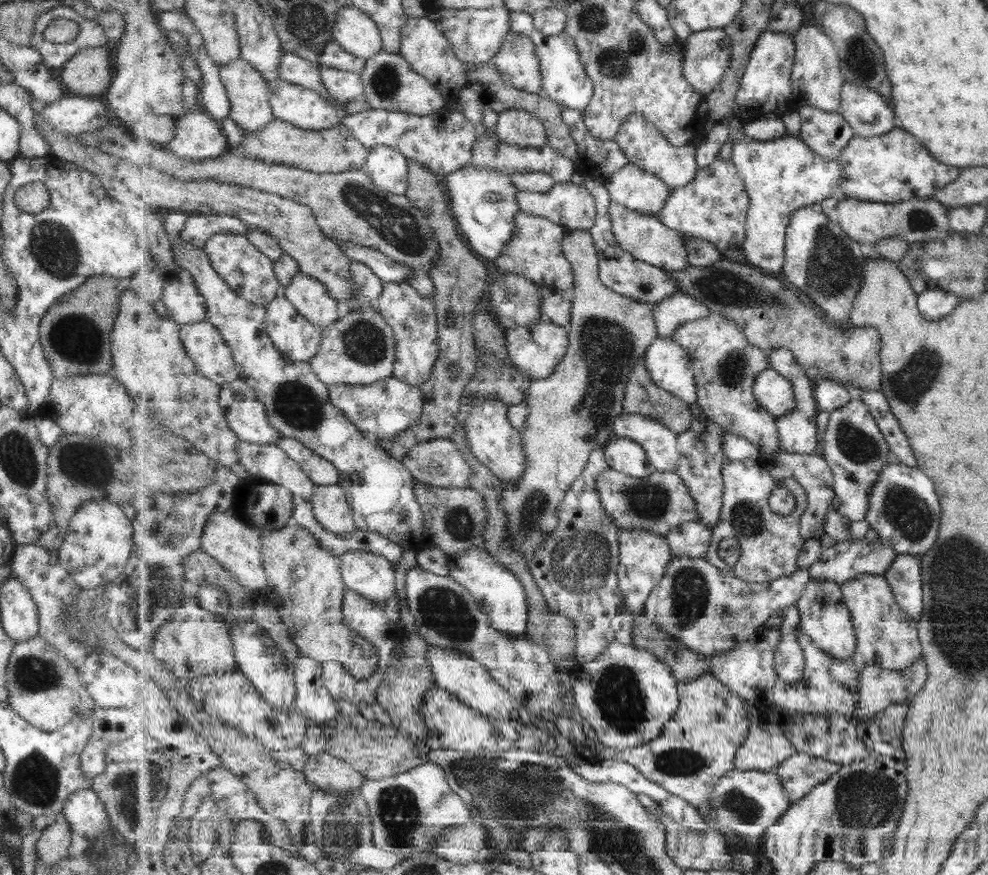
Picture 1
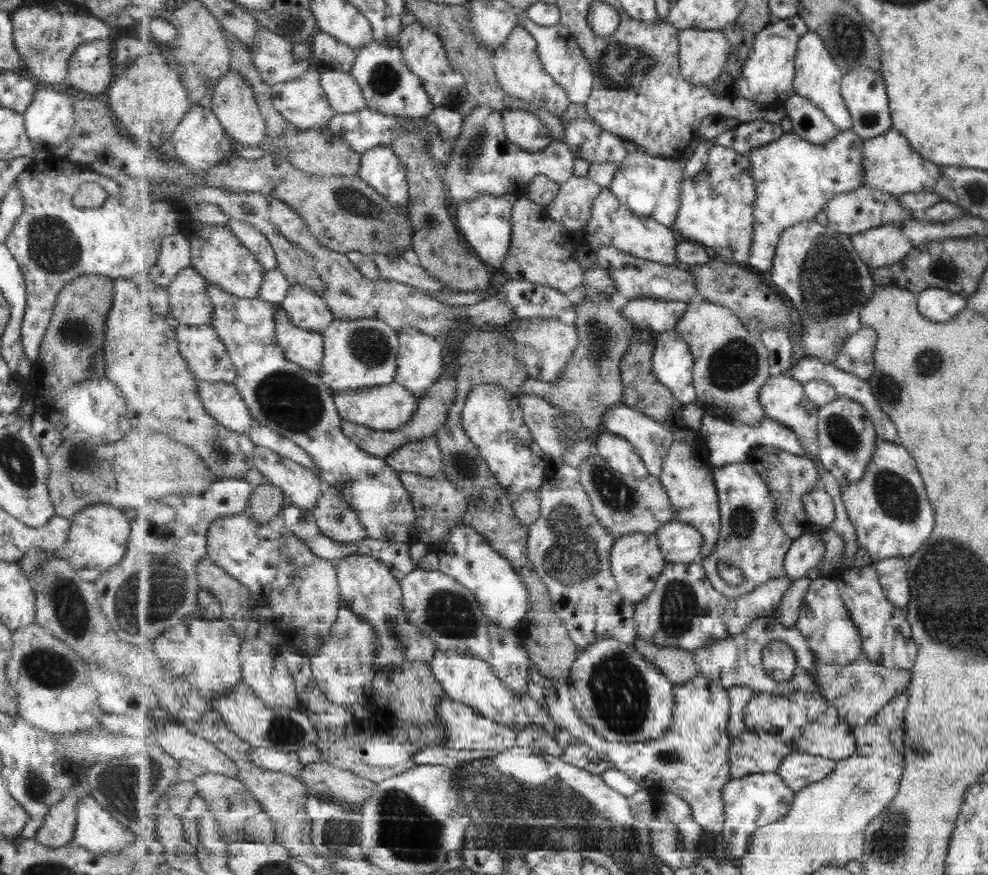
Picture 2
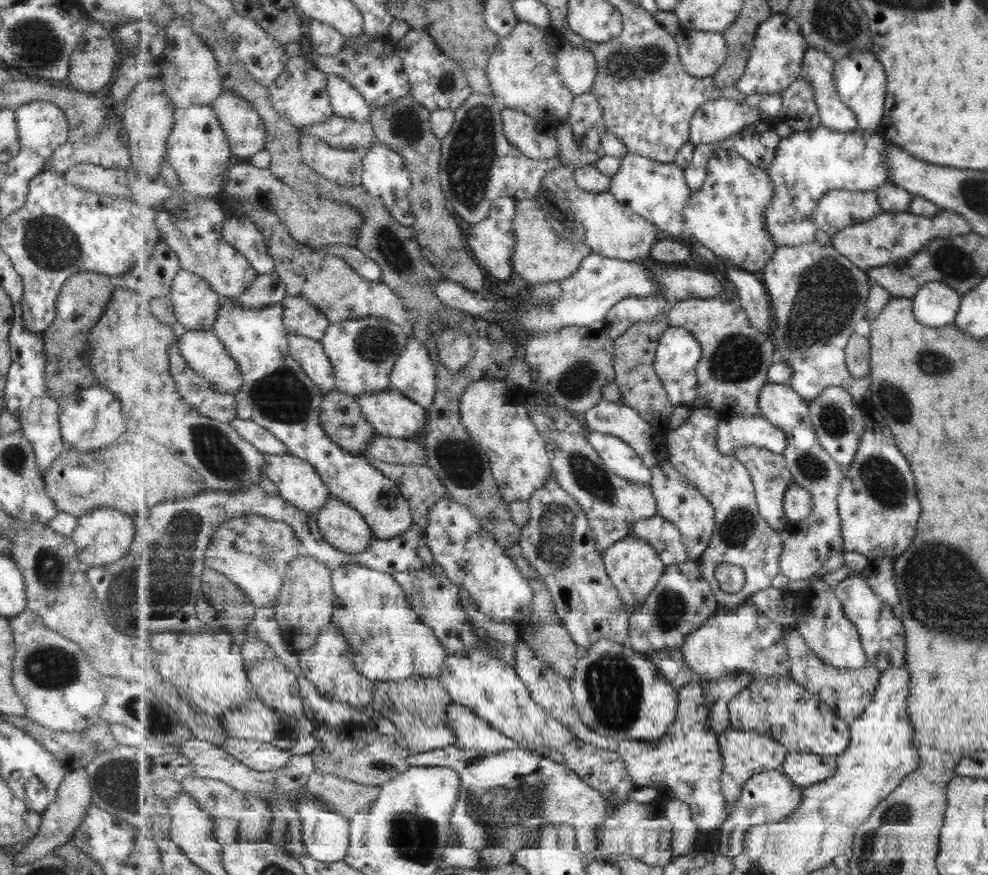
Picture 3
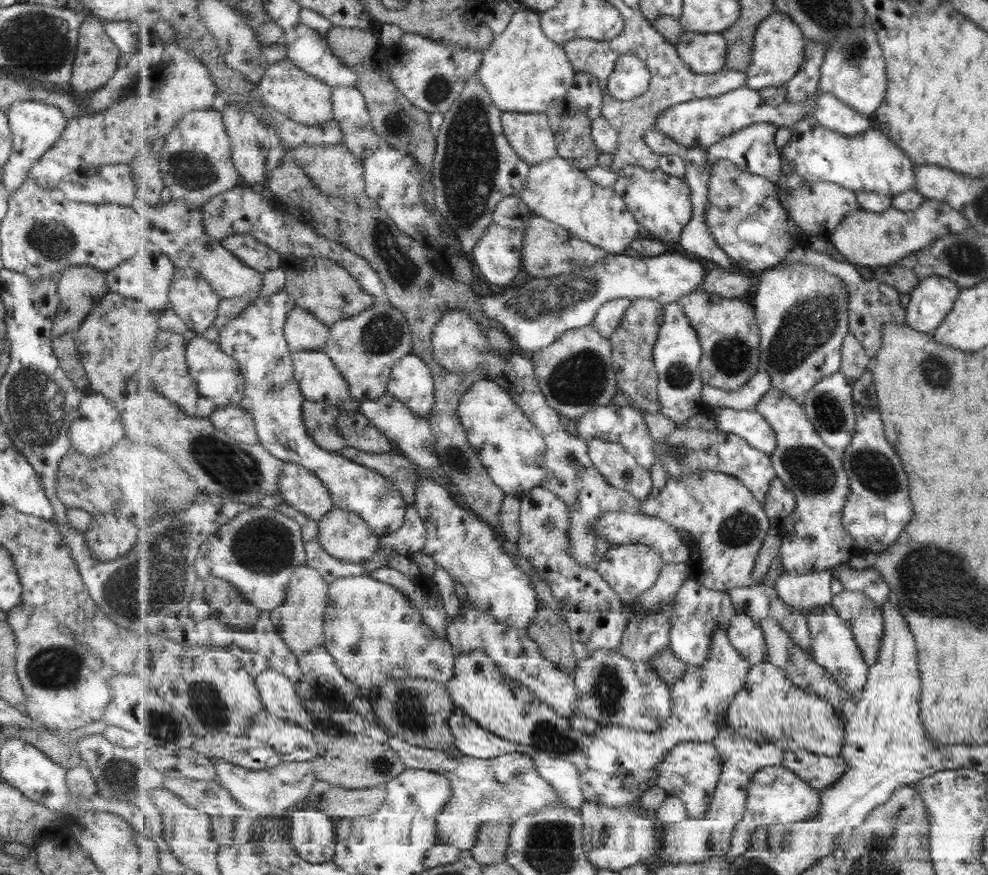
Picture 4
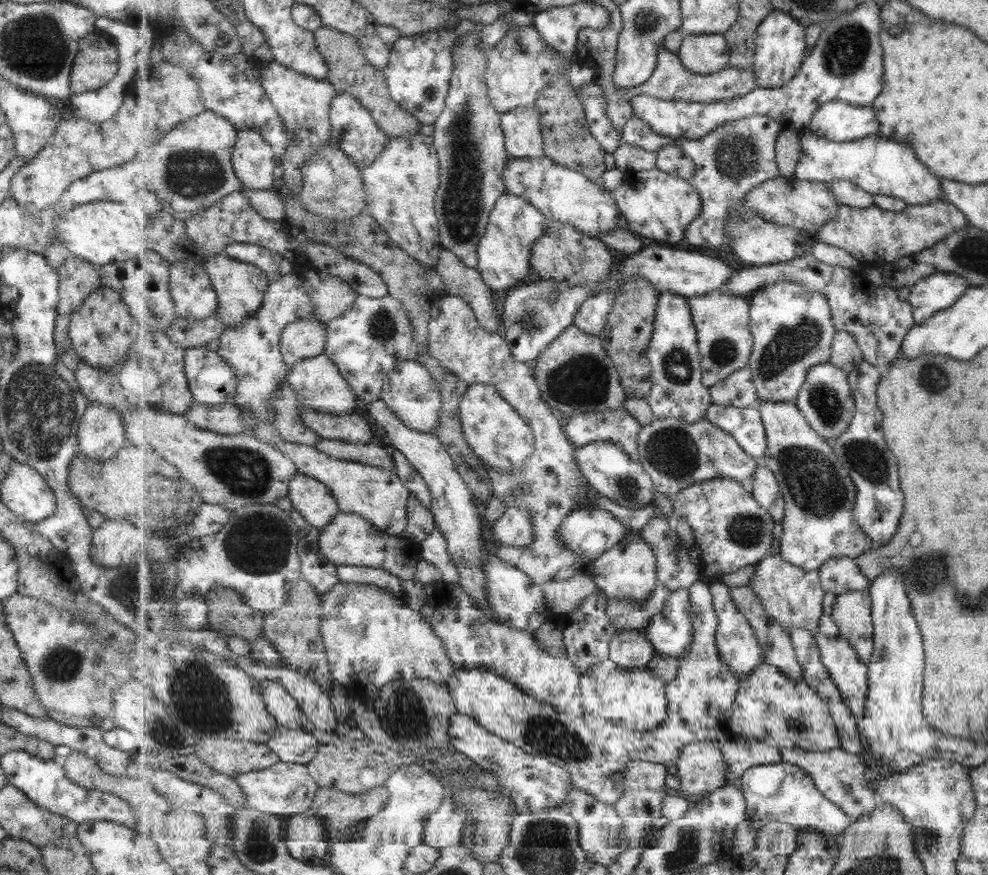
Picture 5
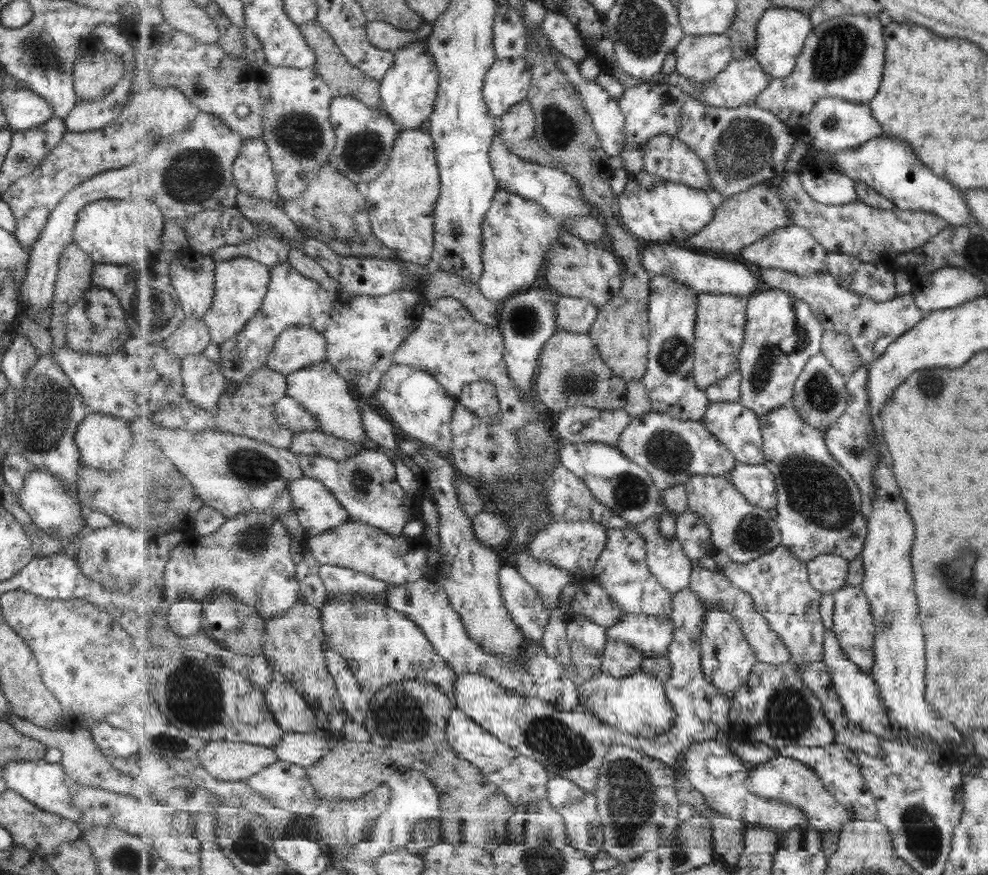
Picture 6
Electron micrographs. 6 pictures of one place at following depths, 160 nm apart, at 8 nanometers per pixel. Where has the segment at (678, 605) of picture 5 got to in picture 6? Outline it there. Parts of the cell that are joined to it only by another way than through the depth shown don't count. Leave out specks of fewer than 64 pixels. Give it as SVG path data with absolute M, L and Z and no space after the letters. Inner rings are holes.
M625 613L620 623L607 628L608 642L621 641L639 648L646 657L665 656L675 640L676 625L666 614L647 615L643 613Z

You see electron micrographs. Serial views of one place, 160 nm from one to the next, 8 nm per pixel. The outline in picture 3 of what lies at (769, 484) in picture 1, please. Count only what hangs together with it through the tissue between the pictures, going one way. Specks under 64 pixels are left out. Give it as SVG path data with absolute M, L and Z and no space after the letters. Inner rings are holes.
M700 407L692 409L684 423L667 434L667 452L676 469L694 484L699 492L716 508L716 531L713 544L699 560L701 572L712 585L718 602L728 609L737 608L756 592L771 587L771 580L780 573L780 556L784 552L788 534L774 529L761 516L752 473L730 454L724 455L718 448L719 411ZM722 563L736 564L745 571L747 580L741 592L725 592L716 577L716 568Z

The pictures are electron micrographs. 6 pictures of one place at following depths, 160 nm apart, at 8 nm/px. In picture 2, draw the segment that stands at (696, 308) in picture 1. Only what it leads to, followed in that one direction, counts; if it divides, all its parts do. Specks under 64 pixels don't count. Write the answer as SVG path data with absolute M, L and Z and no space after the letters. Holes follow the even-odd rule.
M645 298L626 303L623 313L637 325L637 329L649 328L661 334L676 330L679 319L689 310L689 304L691 303Z

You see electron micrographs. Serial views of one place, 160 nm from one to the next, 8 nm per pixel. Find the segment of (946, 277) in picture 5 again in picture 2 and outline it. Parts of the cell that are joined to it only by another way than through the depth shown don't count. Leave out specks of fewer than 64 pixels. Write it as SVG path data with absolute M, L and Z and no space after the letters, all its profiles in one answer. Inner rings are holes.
M928 288L917 296L921 314L937 323L947 323L967 307L967 298L940 288Z

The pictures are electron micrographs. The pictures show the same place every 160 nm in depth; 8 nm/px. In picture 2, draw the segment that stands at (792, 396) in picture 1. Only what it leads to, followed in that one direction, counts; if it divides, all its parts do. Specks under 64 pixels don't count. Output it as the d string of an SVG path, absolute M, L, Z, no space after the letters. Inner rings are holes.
M789 374L771 375L769 380L760 389L760 402L768 421L780 426L789 426L801 438L804 444L804 454L808 458L815 460L815 456L820 454L819 420L820 407L816 406L804 392L804 384L795 380Z

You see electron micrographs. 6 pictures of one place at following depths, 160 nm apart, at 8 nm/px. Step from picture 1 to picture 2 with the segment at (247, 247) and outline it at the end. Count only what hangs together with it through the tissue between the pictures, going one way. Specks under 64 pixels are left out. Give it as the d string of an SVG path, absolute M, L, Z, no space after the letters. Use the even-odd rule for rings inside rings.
M185 212L180 228L192 241L192 268L195 268L209 283L221 286L225 292L244 298L259 298L265 282L265 266L247 248L227 225L204 225Z

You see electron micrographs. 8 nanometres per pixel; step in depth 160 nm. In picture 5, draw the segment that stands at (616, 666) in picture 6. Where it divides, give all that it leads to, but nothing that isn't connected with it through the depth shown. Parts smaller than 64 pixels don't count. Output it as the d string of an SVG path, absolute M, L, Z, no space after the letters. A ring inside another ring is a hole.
M619 629L610 644L610 659L621 668L647 668L656 654L644 629Z

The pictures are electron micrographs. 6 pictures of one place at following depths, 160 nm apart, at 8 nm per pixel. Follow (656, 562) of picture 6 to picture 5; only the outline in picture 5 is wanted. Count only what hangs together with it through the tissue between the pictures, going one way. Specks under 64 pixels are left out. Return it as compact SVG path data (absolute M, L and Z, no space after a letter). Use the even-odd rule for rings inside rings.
M659 418L651 424L643 425L639 436L638 460L647 469L655 484L655 489L670 497L676 496L684 488L709 479L730 478L738 480L745 486L750 484L756 470L763 464L762 460L754 458L744 448L741 448L735 436L725 432L707 419L696 423L677 418ZM655 517L639 531L639 534L656 553L658 580L675 591L693 586L701 578L701 574L699 564L692 560L690 550L683 546L680 534L671 526L670 521L663 517Z

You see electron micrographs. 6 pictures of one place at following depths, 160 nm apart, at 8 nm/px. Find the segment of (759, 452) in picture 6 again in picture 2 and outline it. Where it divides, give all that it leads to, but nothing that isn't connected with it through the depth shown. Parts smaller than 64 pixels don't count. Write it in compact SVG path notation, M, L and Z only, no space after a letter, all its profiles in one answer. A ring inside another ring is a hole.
M705 413L700 428L699 433L706 438L710 460L715 467L746 462L748 453L760 445L782 448L787 452L797 453L801 456L804 454L804 444L800 441L800 436L789 426L775 425L771 423L771 420L767 421L765 425L757 423L749 426L733 421L727 422Z

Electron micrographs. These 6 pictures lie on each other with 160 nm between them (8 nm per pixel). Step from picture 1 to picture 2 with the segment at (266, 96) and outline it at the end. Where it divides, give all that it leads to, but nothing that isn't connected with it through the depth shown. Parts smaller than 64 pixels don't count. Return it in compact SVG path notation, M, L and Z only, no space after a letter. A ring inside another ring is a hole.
M230 71L227 75L221 77L216 84L214 97L210 107L214 110L225 130L230 134L230 138L242 146L253 146L259 148L265 142L268 136L268 127L266 118L257 102L256 93L252 85L244 77L244 74Z

